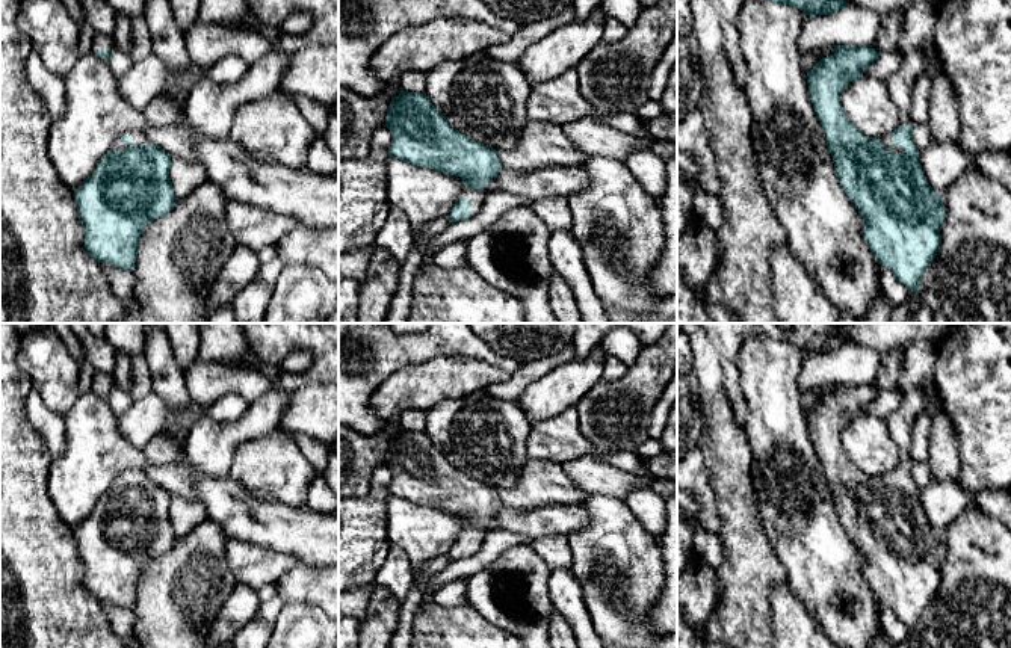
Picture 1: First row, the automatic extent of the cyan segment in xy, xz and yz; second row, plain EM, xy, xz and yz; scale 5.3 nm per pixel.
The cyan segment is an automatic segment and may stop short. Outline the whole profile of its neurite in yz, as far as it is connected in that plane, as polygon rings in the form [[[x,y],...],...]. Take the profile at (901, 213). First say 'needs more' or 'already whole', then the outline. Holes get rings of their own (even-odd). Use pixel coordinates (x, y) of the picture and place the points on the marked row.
needs more | [[[872,45],[833,47],[834,53],[822,57],[807,73],[808,97],[825,133],[840,187],[863,218],[864,242],[880,264],[889,267],[905,287],[917,293],[923,272],[940,249],[940,225],[946,219],[941,196],[929,186],[911,136],[914,127],[910,116],[911,89],[925,71],[923,50],[904,54],[901,66],[884,79],[890,98],[899,110],[899,127],[880,139],[861,133],[849,121],[840,103],[840,92],[851,82],[863,79],[864,68],[873,63],[880,53]]]

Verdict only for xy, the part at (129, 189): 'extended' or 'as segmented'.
extended

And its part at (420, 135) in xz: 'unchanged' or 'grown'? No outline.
grown

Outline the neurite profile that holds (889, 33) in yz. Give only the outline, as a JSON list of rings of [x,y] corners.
[[[901,8],[898,12],[890,14],[884,18],[883,26],[873,41],[872,47],[881,54],[886,51],[896,50],[898,39],[901,36],[904,24],[905,8]]]

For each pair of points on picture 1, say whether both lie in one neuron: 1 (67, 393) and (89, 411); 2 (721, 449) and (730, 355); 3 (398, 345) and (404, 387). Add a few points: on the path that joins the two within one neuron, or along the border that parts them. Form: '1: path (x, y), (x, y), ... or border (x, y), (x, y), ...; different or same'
1: border (80, 393), (62, 416); different
2: border (720, 358), (724, 391), (736, 428); different
3: border (414, 361), (396, 369), (374, 390); different

